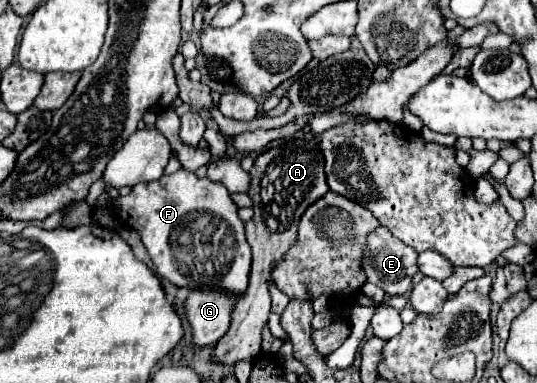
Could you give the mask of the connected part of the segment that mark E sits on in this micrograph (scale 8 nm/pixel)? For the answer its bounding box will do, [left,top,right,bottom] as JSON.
[365,227,417,295]

